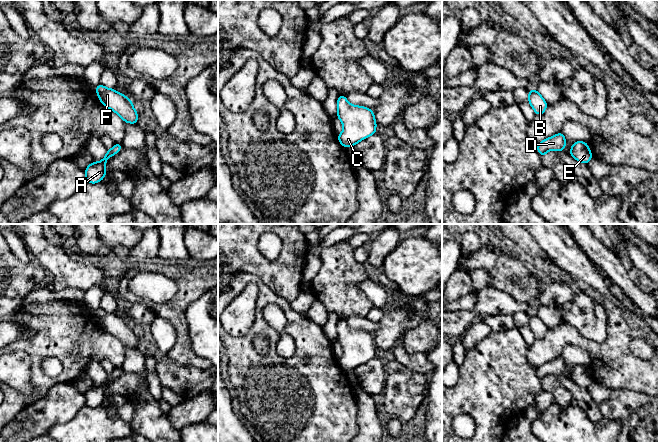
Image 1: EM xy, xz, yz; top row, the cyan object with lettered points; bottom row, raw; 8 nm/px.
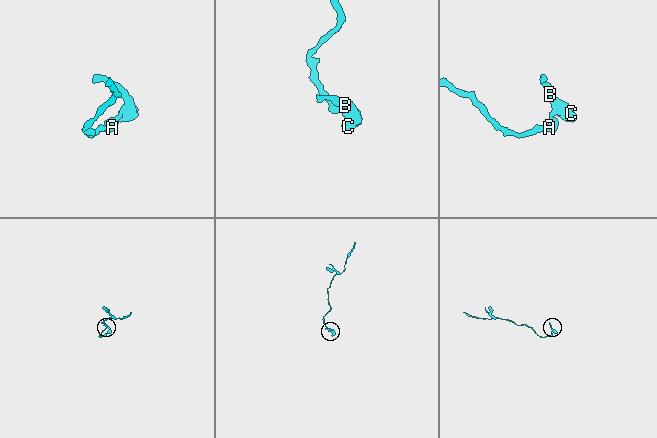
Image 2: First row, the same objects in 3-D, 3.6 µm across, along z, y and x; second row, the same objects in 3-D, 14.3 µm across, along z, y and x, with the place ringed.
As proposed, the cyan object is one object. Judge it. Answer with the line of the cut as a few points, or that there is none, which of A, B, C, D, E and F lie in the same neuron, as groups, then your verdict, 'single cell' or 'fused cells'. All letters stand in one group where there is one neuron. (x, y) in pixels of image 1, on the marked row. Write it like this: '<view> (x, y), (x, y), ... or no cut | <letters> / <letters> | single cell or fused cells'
no cut | A B C D E F | single cell

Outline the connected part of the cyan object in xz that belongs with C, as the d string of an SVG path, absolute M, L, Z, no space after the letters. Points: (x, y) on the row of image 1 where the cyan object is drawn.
M345 95L337 100L337 118L343 124L343 131L337 136L338 141L344 147L354 147L355 144L371 135L376 134L377 123L374 111L350 104Z

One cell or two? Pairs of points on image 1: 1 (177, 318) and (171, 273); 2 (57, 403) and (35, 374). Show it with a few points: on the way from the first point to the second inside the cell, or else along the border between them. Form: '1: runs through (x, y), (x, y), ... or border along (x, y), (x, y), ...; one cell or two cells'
1: runs through (177, 307), (181, 301), (181, 284); one cell
2: border along (70, 382), (55, 383), (42, 398), (28, 404); two cells

